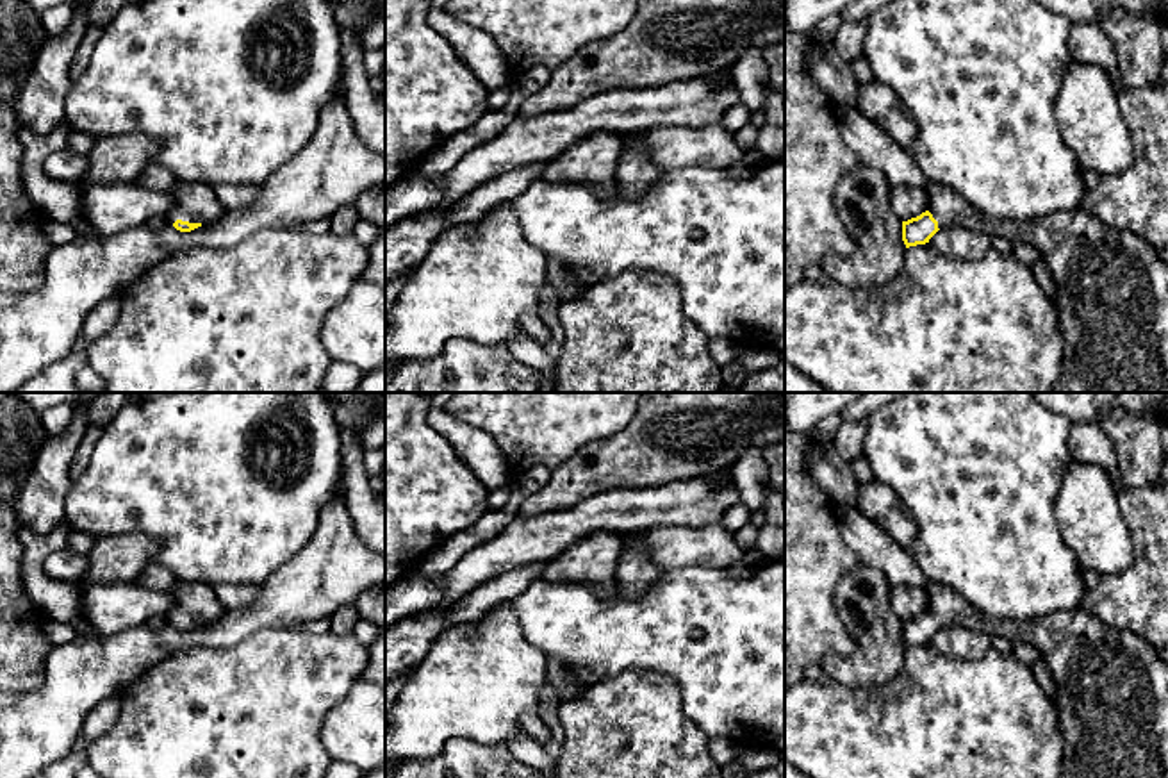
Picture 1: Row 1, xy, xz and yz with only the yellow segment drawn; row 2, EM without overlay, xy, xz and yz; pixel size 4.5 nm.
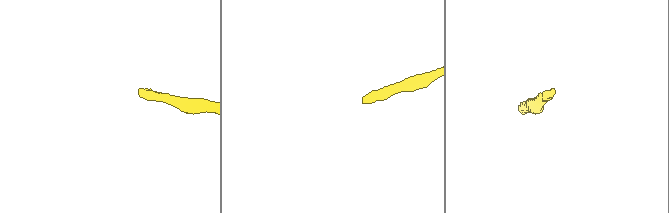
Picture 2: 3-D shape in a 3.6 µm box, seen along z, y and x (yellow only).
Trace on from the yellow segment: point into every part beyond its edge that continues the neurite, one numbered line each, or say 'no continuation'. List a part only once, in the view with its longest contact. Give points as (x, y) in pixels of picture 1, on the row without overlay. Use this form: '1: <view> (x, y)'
1: xy (191, 602)

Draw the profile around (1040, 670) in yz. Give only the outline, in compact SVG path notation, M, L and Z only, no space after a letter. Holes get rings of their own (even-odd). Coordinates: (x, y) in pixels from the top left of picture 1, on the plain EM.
M1040 657L1032 666L1031 666L1034 678L1038 682L1038 685L1041 687L1041 691L1049 696L1054 698L1056 696L1056 683L1052 680L1052 675L1049 671L1049 666L1045 664L1045 660Z

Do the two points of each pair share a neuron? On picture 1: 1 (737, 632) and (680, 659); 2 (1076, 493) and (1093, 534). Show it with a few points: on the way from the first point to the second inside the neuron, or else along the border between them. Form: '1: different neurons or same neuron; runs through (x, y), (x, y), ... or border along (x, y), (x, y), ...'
1: same neuron; runs through (723, 639), (694, 645)
2: same neuron; runs through (1086, 504), (1092, 523)

